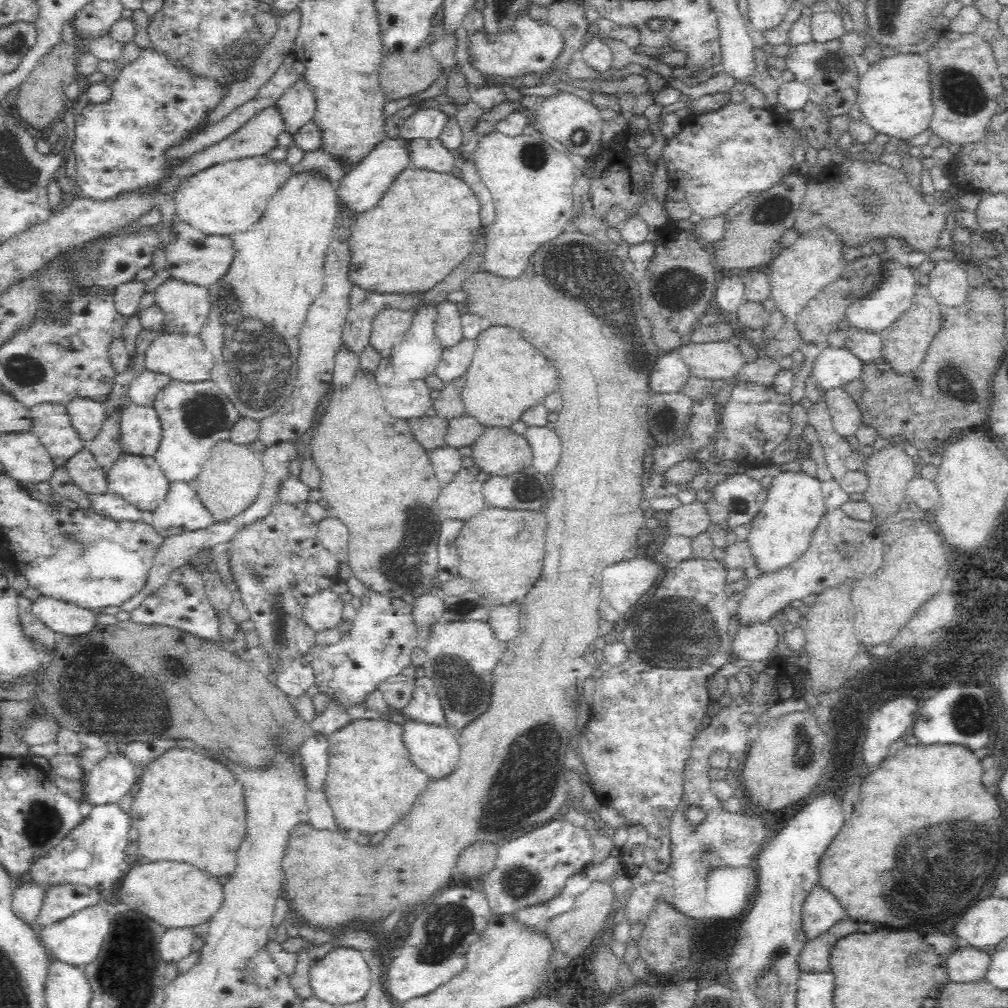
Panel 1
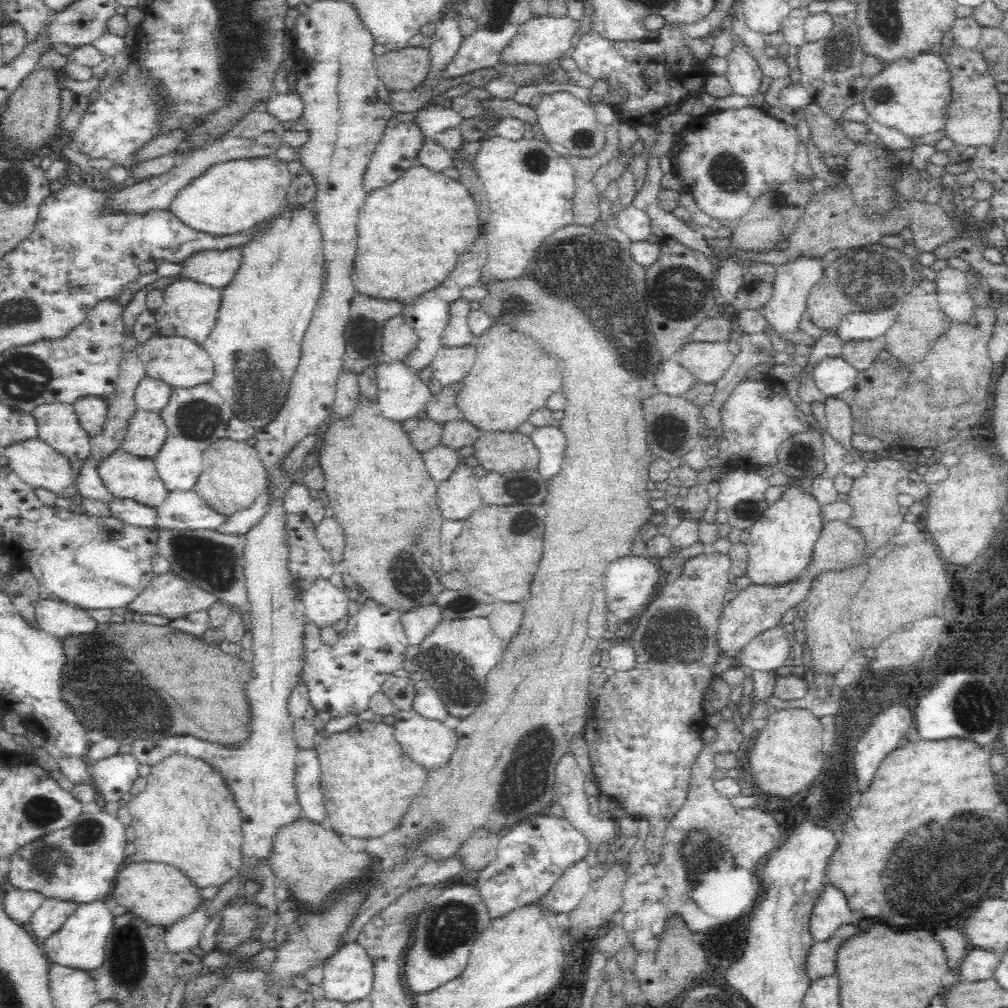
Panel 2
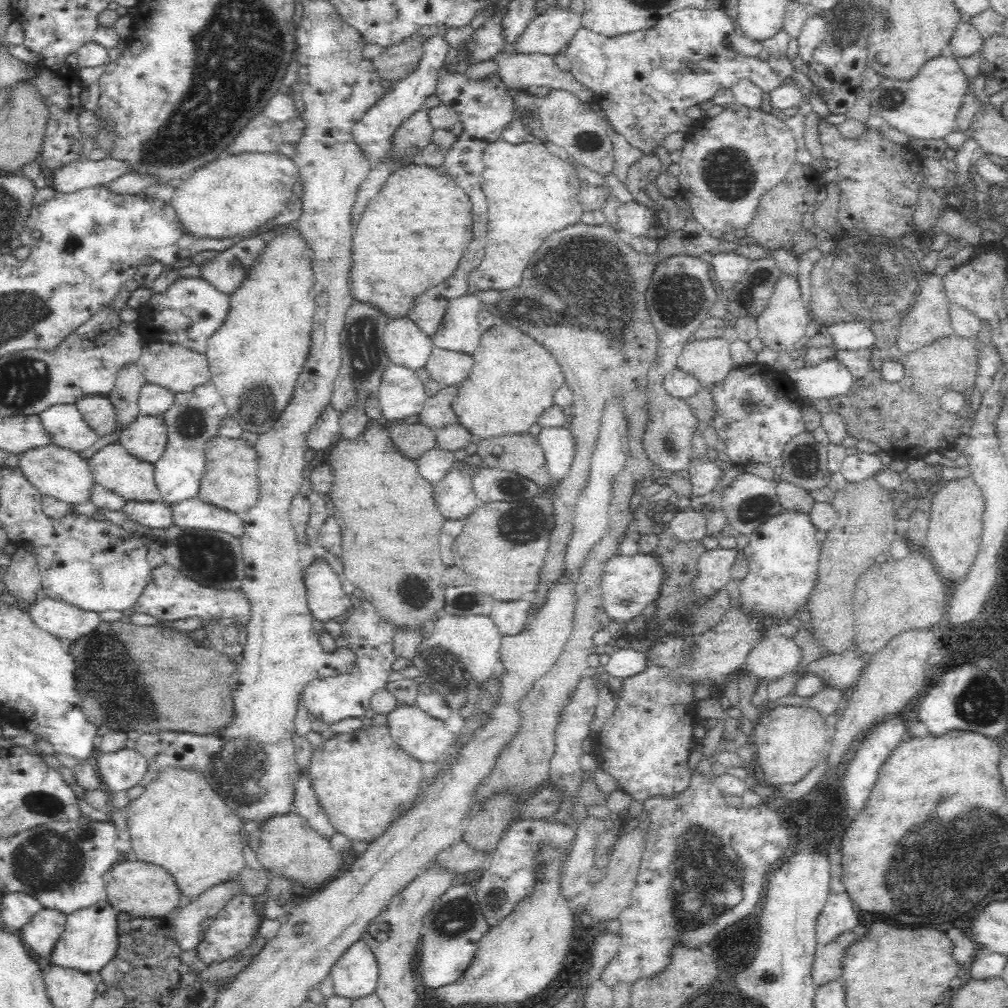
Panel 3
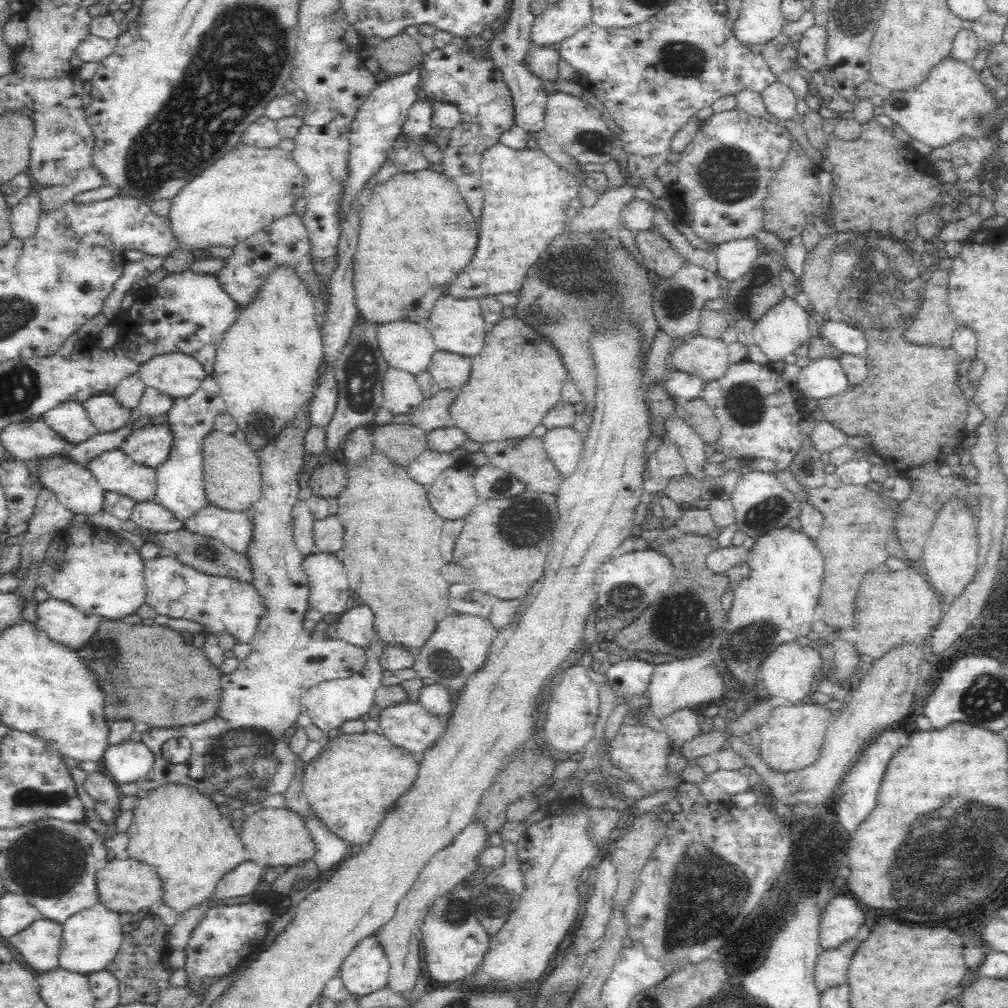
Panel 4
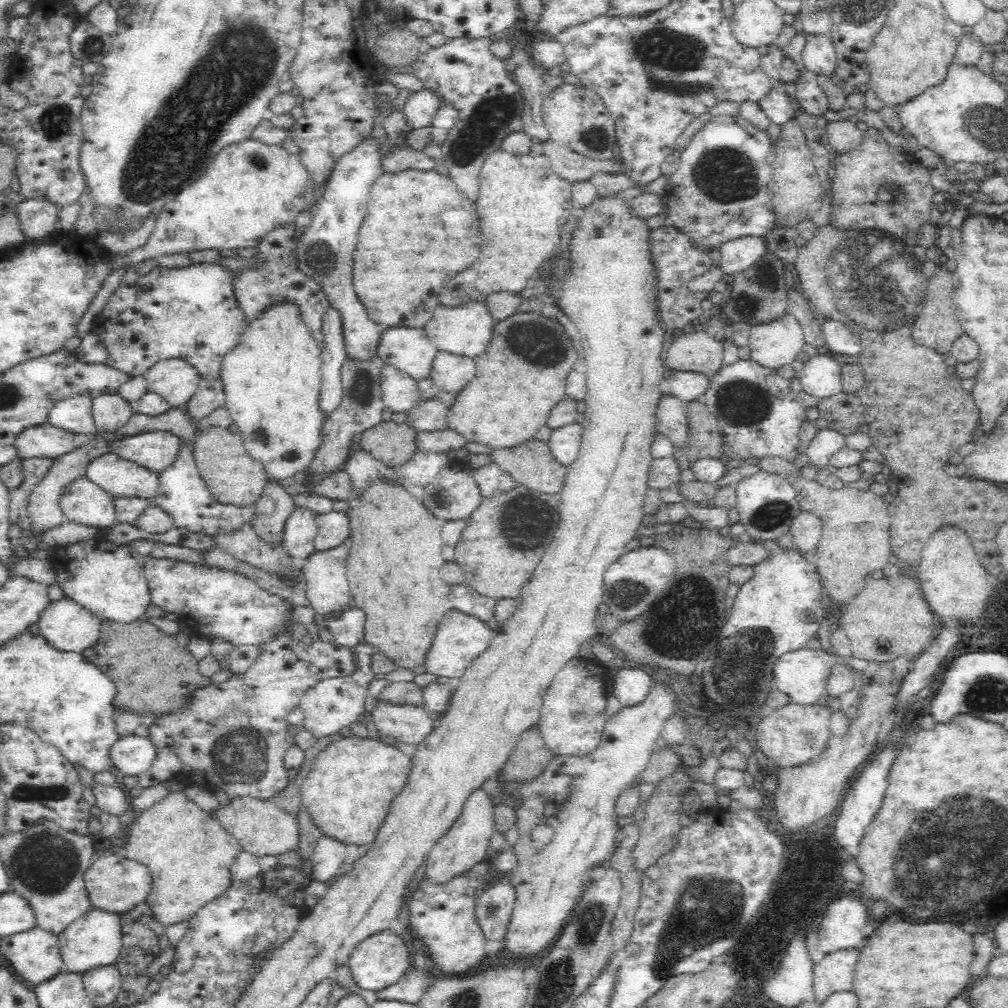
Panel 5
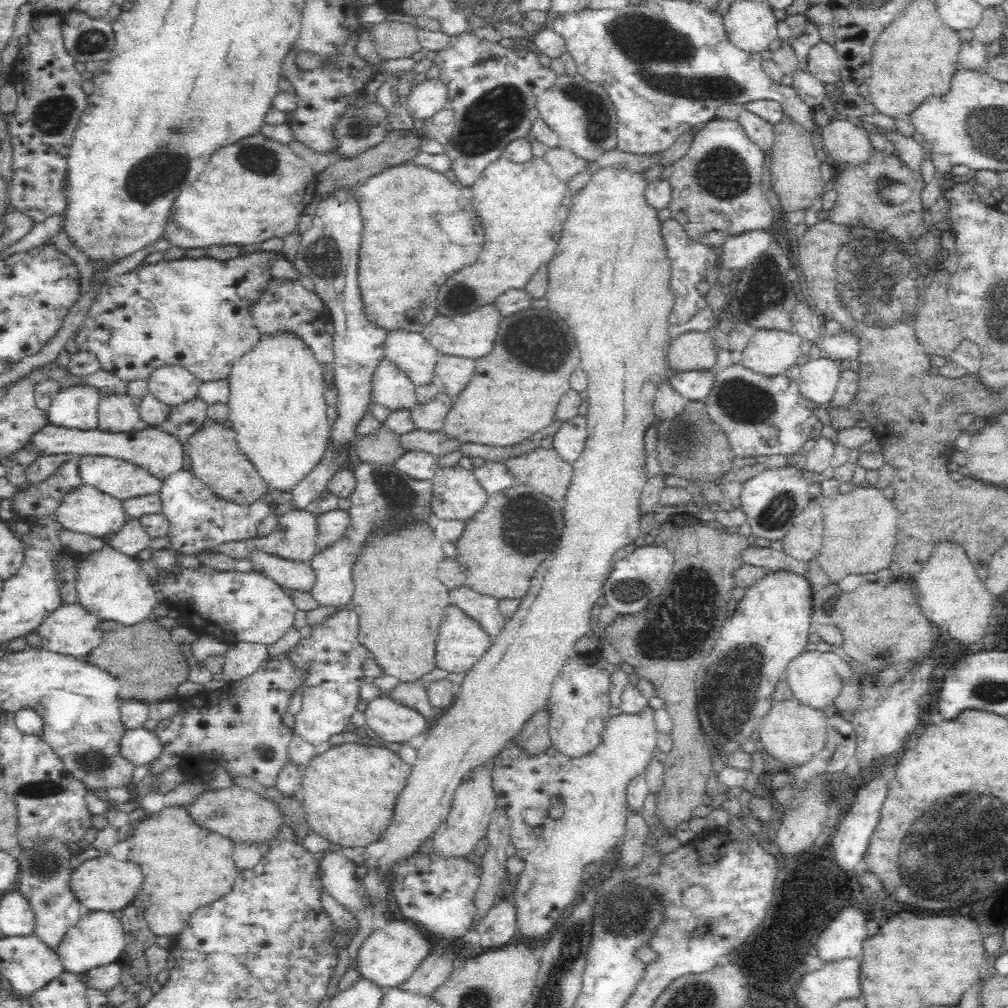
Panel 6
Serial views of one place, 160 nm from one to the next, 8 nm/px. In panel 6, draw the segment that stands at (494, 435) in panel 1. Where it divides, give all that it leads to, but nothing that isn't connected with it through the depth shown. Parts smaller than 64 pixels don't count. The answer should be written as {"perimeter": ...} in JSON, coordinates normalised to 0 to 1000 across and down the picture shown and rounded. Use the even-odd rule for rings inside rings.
{"perimeter":[[[535,442],[527,447],[520,446],[516,448],[516,452],[504,454],[499,458],[513,478],[527,482],[553,497],[558,496],[567,474],[567,462],[563,462],[549,444]]]}

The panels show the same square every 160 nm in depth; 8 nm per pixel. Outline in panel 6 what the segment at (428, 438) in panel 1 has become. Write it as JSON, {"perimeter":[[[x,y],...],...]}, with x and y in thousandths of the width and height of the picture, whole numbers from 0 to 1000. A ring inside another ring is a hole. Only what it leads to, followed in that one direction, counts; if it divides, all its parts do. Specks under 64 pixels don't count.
{"perimeter":[[[377,422],[370,430],[356,432],[347,439],[358,457],[391,460],[404,447],[397,438],[397,433],[385,423]]]}

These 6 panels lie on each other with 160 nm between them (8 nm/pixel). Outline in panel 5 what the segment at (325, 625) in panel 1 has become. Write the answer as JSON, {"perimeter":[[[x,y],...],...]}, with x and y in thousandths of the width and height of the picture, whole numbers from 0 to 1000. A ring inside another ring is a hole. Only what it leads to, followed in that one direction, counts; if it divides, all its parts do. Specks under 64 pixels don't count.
{"perimeter":[[[340,539],[333,544],[312,547],[299,558],[298,566],[300,576],[304,579],[304,594],[308,597],[308,603],[315,610],[326,612],[338,608],[345,603],[345,597],[349,595],[342,563],[345,547],[346,540]]]}

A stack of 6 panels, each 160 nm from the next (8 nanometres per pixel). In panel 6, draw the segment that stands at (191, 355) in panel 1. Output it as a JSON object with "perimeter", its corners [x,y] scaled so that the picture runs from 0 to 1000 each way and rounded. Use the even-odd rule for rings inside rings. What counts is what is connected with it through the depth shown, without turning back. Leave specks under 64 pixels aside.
{"perimeter":[[[169,361],[153,367],[146,379],[148,390],[170,404],[192,396],[201,381],[185,364]]]}

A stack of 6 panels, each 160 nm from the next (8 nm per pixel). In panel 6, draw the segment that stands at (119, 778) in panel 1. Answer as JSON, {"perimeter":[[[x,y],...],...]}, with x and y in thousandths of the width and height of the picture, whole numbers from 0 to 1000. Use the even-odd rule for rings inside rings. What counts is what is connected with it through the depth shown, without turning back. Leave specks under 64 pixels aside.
{"perimeter":[[[143,721],[124,724],[117,742],[119,750],[133,762],[149,758],[159,750],[162,743],[152,725]]]}

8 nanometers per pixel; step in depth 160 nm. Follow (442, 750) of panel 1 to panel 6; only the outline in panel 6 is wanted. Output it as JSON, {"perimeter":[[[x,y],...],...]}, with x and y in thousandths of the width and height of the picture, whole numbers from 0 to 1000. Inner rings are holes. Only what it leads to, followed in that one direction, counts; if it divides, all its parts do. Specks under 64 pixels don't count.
{"perimeter":[[[378,688],[367,694],[360,709],[365,718],[364,721],[384,736],[398,736],[403,738],[404,735],[409,734],[411,730],[415,730],[415,728],[419,726],[424,726],[429,718],[423,711],[416,708],[414,704],[389,694],[385,688]]]}

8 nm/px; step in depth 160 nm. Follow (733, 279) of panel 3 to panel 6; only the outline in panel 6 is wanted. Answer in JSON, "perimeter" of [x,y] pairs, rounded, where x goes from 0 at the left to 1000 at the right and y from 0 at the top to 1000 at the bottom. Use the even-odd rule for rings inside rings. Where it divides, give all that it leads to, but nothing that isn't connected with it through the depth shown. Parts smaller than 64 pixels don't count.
{"perimeter":[[[746,228],[746,230],[725,235],[712,247],[716,266],[739,267],[750,255],[760,250],[765,240],[766,232],[760,228]]]}

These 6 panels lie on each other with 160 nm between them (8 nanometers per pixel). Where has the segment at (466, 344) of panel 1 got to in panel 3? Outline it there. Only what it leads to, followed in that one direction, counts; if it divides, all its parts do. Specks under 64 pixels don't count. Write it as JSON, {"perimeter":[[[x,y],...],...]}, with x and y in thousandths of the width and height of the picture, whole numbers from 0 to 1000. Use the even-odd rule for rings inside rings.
{"perimeter":[[[430,344],[422,364],[438,384],[454,383],[464,375],[469,359],[468,351]]]}

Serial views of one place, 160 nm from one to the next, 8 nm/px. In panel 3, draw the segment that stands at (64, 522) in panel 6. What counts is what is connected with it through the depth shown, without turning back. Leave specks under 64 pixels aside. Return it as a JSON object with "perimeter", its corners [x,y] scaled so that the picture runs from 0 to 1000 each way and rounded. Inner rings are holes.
{"perimeter":[[[50,438],[44,442],[22,447],[17,451],[17,454],[17,463],[42,491],[51,492],[54,496],[63,497],[68,501],[87,498],[93,476],[86,455],[79,453],[77,449],[60,444]]]}

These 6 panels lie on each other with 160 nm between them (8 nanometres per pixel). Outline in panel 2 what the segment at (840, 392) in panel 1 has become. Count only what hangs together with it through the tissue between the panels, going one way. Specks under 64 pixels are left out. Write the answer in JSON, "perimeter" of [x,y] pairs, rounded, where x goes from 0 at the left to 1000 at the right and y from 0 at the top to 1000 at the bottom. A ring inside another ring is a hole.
{"perimeter":[[[819,394],[816,412],[820,416],[820,428],[837,444],[845,444],[846,411],[843,402],[833,394]]]}

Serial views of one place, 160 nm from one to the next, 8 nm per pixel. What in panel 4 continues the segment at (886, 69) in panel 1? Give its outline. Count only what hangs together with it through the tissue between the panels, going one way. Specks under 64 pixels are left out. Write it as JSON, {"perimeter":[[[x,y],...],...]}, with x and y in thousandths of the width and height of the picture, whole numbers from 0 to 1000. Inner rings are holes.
{"perimeter":[[[942,57],[928,63],[914,84],[883,90],[883,93],[875,99],[875,108],[877,108],[877,114],[885,118],[887,125],[891,124],[905,138],[909,138],[925,148],[939,146],[952,140],[955,136],[962,136],[967,141],[972,137],[984,136],[993,123],[998,121],[996,106],[993,106],[984,92],[977,88],[973,75],[966,70],[962,63]]]}

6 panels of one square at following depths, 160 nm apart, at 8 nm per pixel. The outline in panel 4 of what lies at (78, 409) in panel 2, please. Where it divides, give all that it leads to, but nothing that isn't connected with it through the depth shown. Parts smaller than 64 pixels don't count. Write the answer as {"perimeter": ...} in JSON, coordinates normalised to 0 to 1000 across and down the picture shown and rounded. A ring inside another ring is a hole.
{"perimeter":[[[111,391],[95,392],[80,399],[88,416],[99,429],[113,429],[127,421],[129,407],[123,407]]]}

